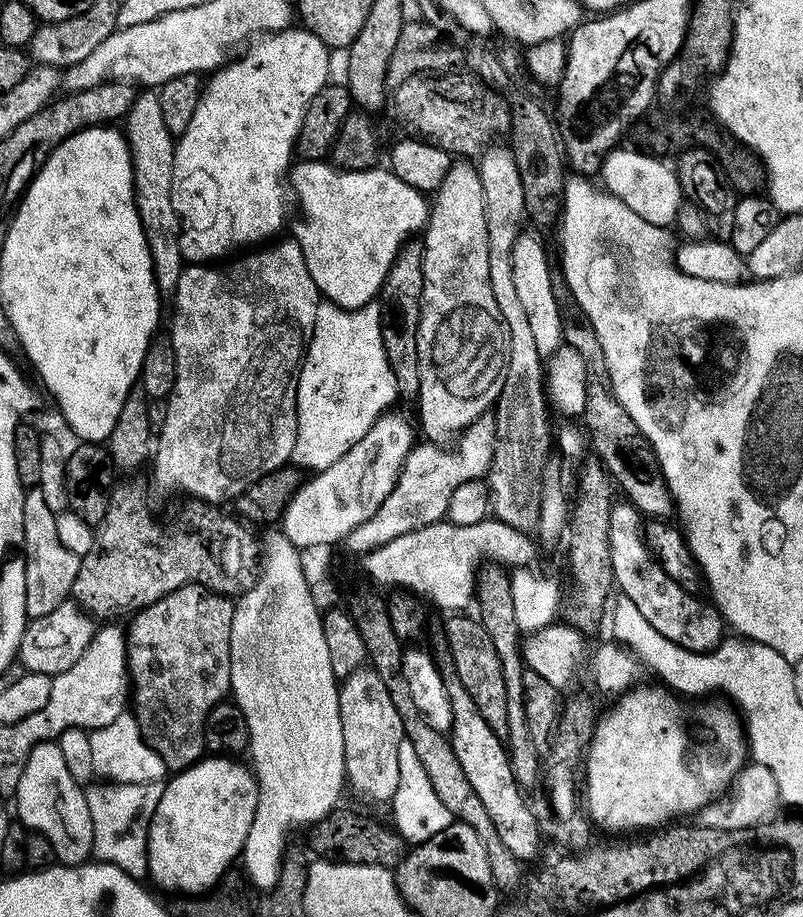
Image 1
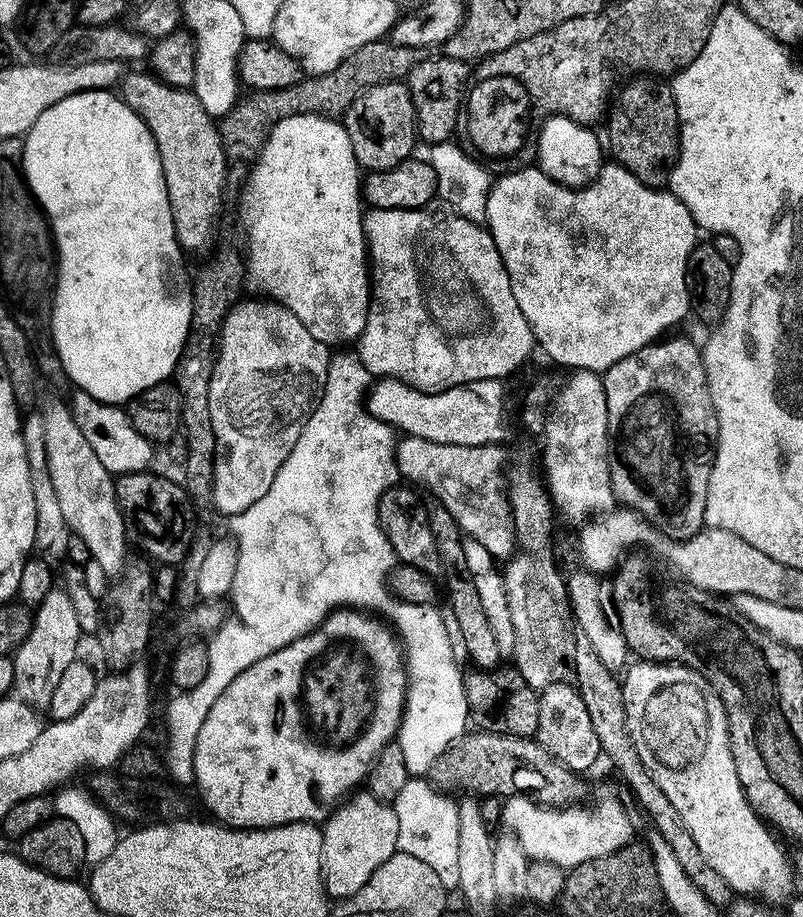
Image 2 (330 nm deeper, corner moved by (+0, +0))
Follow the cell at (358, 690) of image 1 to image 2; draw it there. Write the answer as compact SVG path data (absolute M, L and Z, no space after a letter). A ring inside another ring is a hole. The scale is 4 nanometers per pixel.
M367 790L351 795L327 818L321 827L322 838L322 878L325 893L334 900L353 896L369 881L378 866L389 860L397 852L398 819L393 807L371 795Z

